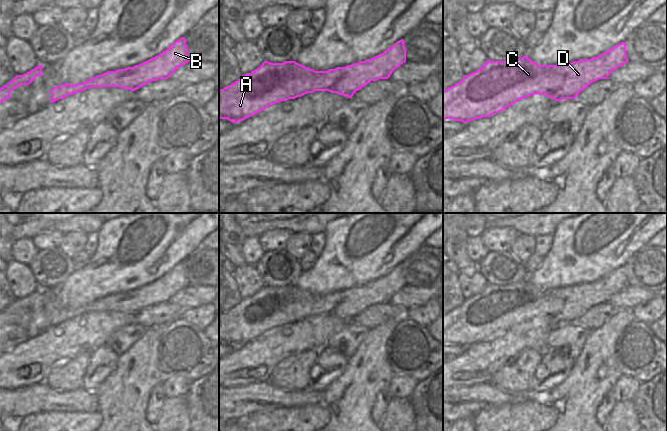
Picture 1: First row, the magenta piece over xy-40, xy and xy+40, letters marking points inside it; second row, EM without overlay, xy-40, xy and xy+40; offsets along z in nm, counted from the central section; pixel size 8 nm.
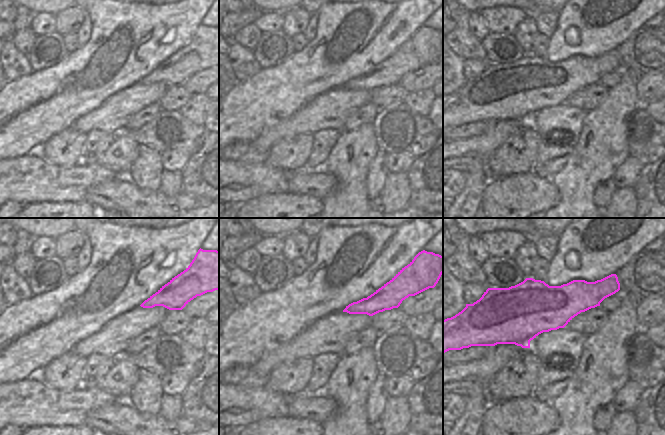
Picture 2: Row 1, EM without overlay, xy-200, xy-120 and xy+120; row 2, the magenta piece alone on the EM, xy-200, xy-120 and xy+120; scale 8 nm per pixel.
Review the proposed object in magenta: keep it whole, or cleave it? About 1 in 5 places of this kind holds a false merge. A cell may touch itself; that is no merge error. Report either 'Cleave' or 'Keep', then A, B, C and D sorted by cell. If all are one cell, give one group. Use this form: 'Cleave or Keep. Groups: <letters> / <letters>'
Keep. Groups: A B C D.

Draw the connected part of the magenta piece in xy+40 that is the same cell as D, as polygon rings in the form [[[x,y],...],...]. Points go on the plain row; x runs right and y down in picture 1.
[[[621,266],[597,281],[557,289],[539,289],[526,279],[511,285],[487,284],[477,295],[464,299],[455,309],[443,314],[443,343],[467,347],[499,337],[531,319],[547,319],[555,325],[576,323],[591,307],[608,300],[628,287],[626,268]]]

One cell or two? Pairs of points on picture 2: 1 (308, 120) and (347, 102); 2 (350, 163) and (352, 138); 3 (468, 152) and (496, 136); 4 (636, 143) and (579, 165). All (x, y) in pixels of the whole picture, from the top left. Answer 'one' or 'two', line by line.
1: one
2: one
3: one
4: two

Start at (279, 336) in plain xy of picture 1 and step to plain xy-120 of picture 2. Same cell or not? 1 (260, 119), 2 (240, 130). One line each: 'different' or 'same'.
1: different
2: different

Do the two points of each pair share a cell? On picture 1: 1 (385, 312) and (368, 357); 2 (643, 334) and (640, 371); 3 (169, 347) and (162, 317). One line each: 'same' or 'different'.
1: different
2: same
3: different

